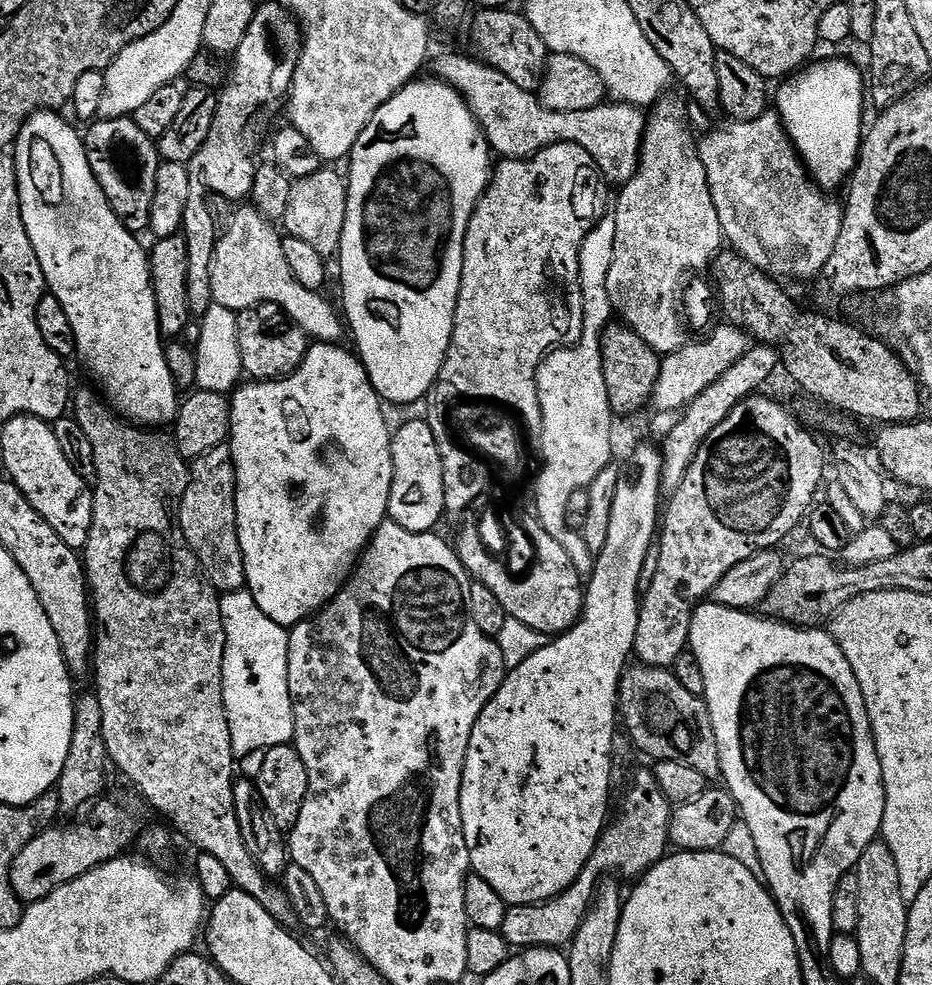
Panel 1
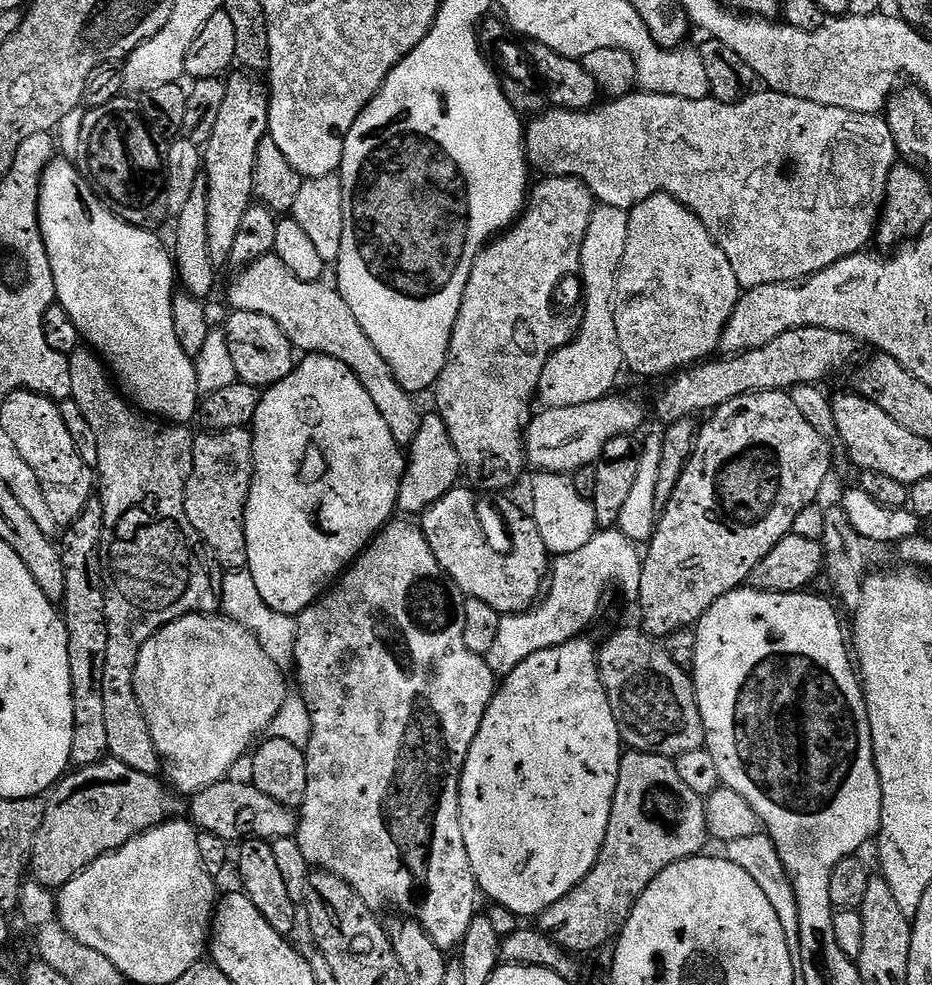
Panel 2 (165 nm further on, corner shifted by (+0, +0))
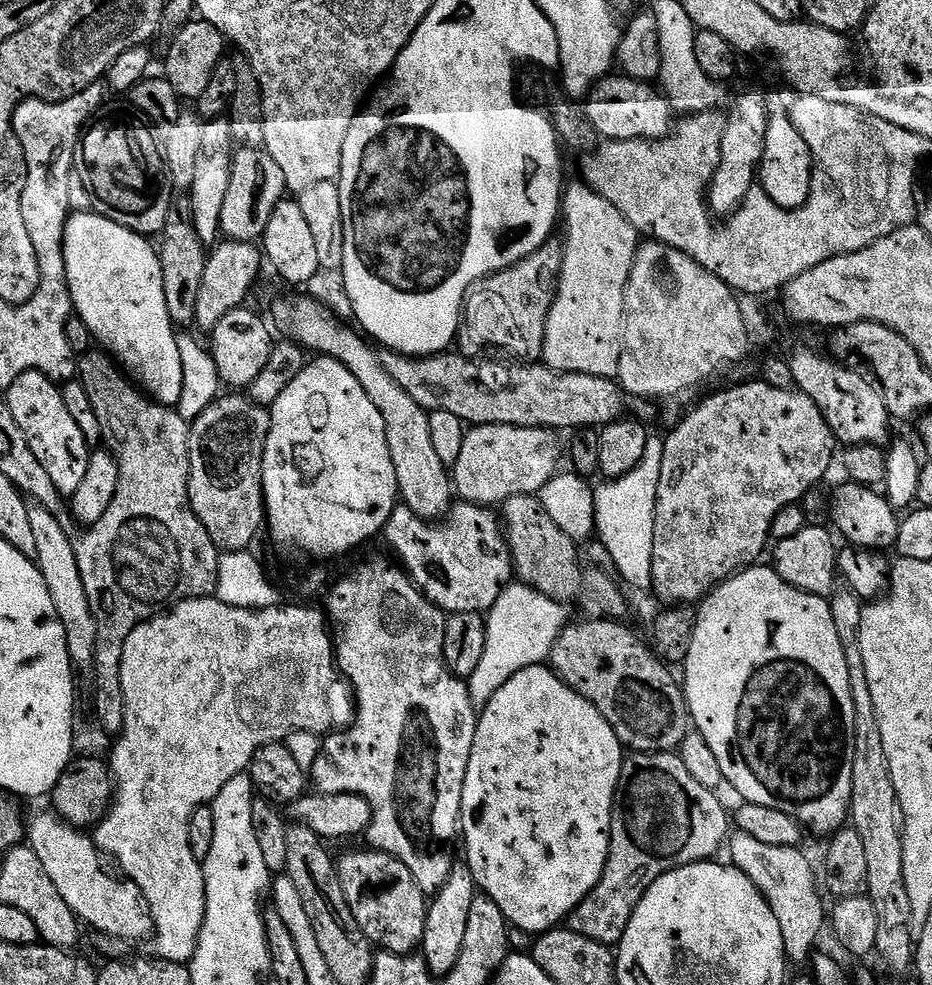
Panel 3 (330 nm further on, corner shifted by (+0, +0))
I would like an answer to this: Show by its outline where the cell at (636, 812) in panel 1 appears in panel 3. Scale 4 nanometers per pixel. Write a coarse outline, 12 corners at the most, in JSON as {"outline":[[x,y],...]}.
{"outline":[[679,754],[616,787],[604,876],[567,927],[619,945],[662,874],[711,861],[730,812]]}

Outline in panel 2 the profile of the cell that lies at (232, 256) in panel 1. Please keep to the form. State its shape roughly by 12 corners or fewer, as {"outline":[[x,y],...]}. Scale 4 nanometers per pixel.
{"outline":[[274,254],[228,288],[293,349],[338,358],[394,442],[421,417],[335,287],[294,278]]}

